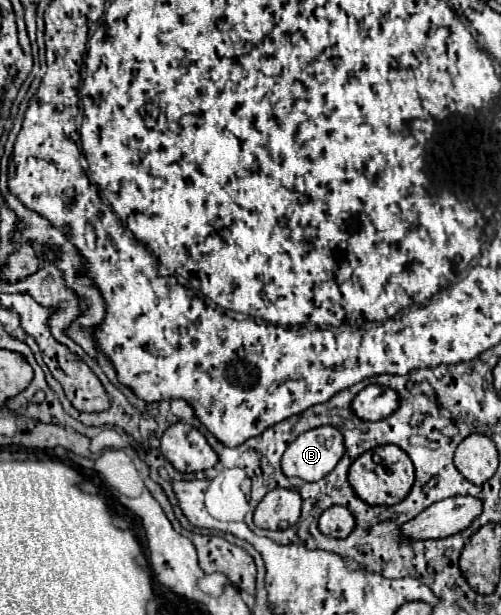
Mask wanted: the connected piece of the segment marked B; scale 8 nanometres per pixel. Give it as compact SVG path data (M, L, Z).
M321 426L297 436L281 458L281 470L287 478L317 482L325 478L343 456L343 440L337 428Z

